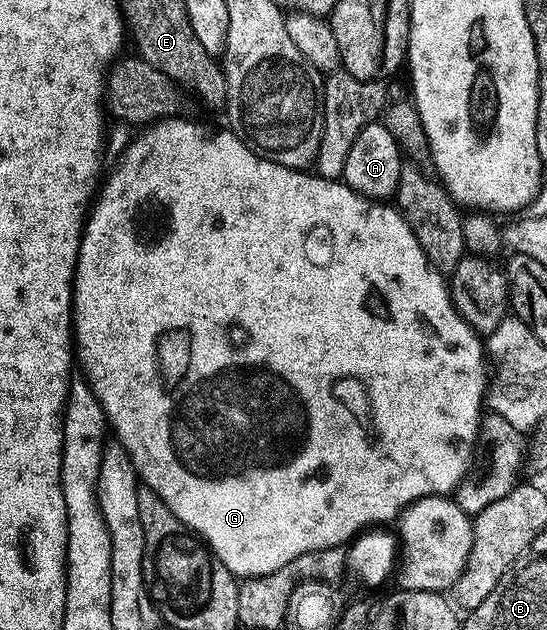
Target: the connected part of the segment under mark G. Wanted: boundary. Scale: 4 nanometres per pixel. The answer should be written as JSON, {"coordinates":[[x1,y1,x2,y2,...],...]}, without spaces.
{"coordinates":[[159,118,147,123,139,131,143,132,123,150,114,173,110,177,109,175,105,177,89,209,82,230,72,289,72,340,76,345,76,364,77,367,82,367,81,375,94,391,94,397,104,410,109,431,113,435,114,432,118,435,115,436,117,443,121,444,123,450,130,455,139,481,161,498,164,506,168,506,168,510,176,514,176,518,185,528,189,528,195,536,204,541,214,557,224,562,224,566,228,566,228,570,235,578,263,576,280,570,280,566,288,566,288,562,292,562,292,558,300,558,300,554,349,545,363,530,371,526,385,525,382,524,385,520,393,521,403,508,415,504,420,498,453,493,471,467,472,453,478,439,478,421,484,415,486,389,484,344,479,333,468,327,464,318,458,316,454,305,450,303,450,289,443,273,436,271,426,261,424,250,420,250,420,242,416,242,416,234,412,234,408,222,404,222,397,207,360,196,341,179,326,180,313,171,290,168,286,164,279,164,276,160,269,160,261,152,255,152,247,146,236,133,230,131,229,127,209,128,206,124,182,119]]}

